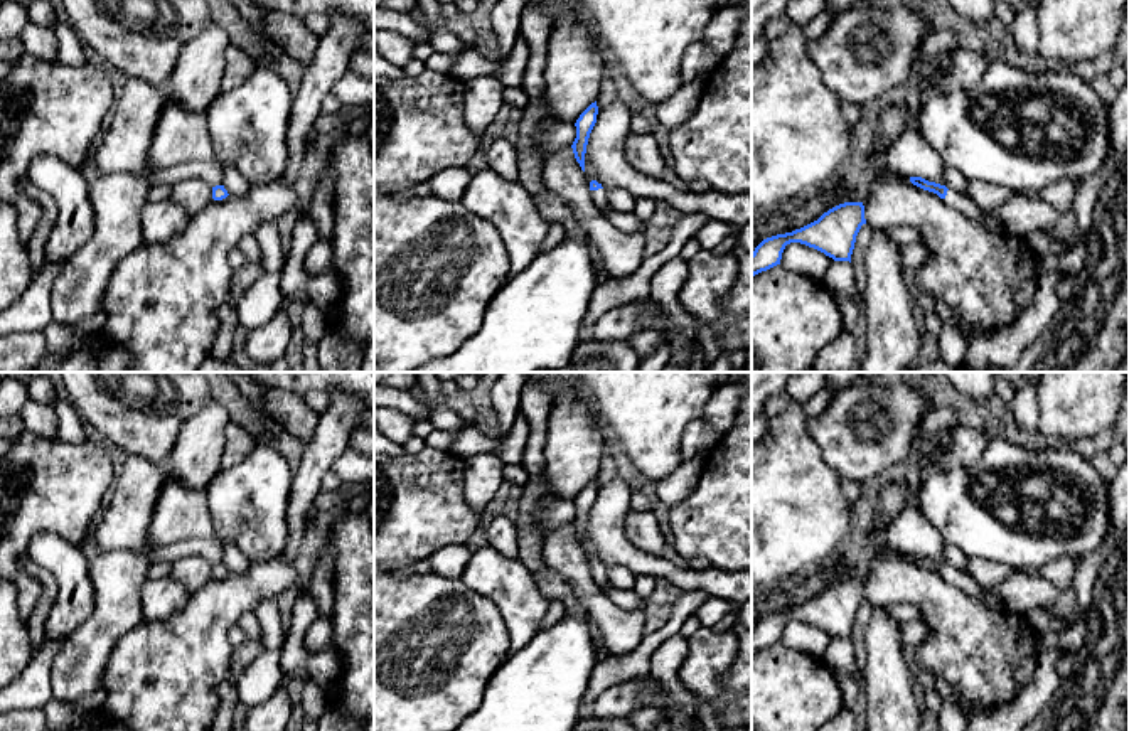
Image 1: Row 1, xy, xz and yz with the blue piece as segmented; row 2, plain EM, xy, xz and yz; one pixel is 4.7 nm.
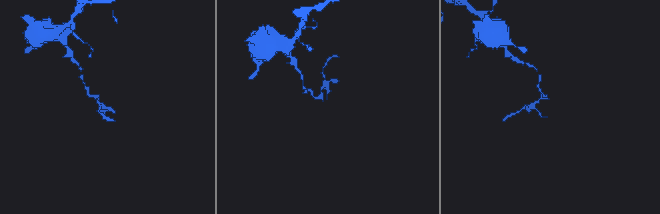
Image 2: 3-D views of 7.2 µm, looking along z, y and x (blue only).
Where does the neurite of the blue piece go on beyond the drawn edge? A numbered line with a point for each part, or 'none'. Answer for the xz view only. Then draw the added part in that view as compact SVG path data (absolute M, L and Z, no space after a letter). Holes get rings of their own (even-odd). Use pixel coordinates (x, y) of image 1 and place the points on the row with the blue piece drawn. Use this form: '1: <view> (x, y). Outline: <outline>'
1: xz (599, 197). Outline: M605 189L591 190L591 200L593 200L597 211L605 216L605 212L610 207L607 190Z

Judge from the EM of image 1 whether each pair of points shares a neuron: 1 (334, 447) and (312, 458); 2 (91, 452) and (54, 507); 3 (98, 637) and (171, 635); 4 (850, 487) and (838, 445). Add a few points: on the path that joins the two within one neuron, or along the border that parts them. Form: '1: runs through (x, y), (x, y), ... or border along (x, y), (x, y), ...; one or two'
1: runs through (329, 447), (317, 455); one
2: runs through (88, 465), (59, 494); one
3: border along (144, 618), (117, 642), (103, 672); two
4: border along (841, 477), (861, 482); two

